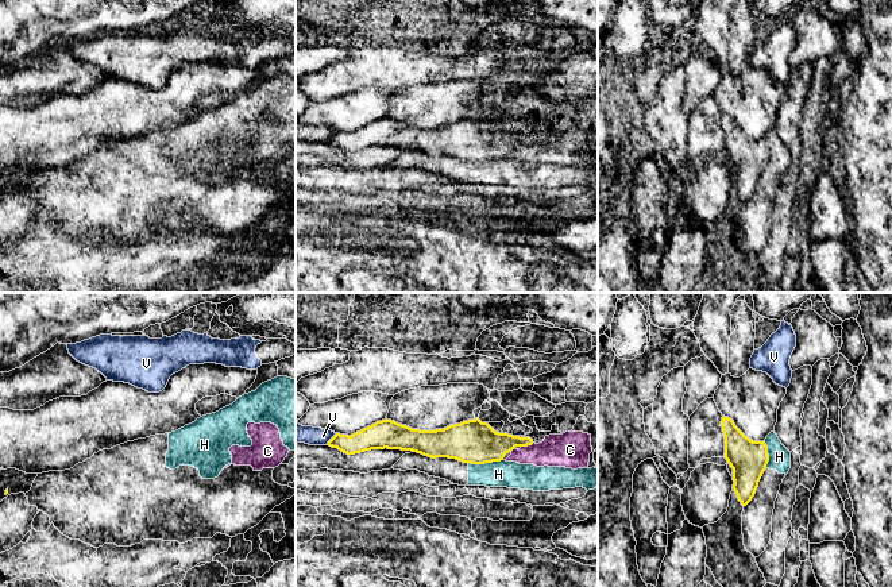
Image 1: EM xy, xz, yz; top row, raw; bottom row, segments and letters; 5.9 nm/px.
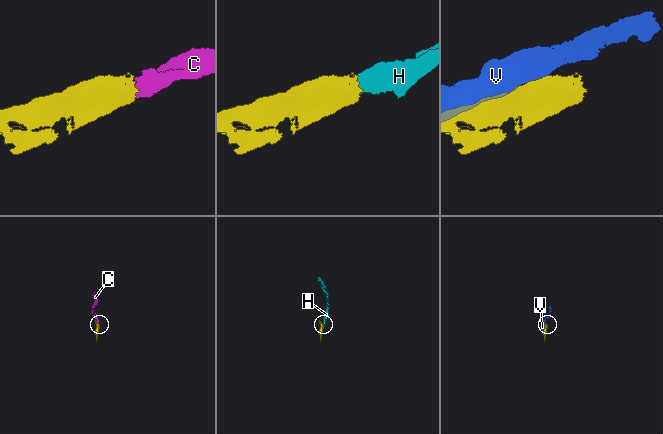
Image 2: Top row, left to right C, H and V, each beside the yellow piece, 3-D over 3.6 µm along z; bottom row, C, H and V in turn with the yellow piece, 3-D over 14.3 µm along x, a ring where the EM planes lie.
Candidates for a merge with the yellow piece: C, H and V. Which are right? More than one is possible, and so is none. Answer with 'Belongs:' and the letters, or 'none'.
Belongs: C

